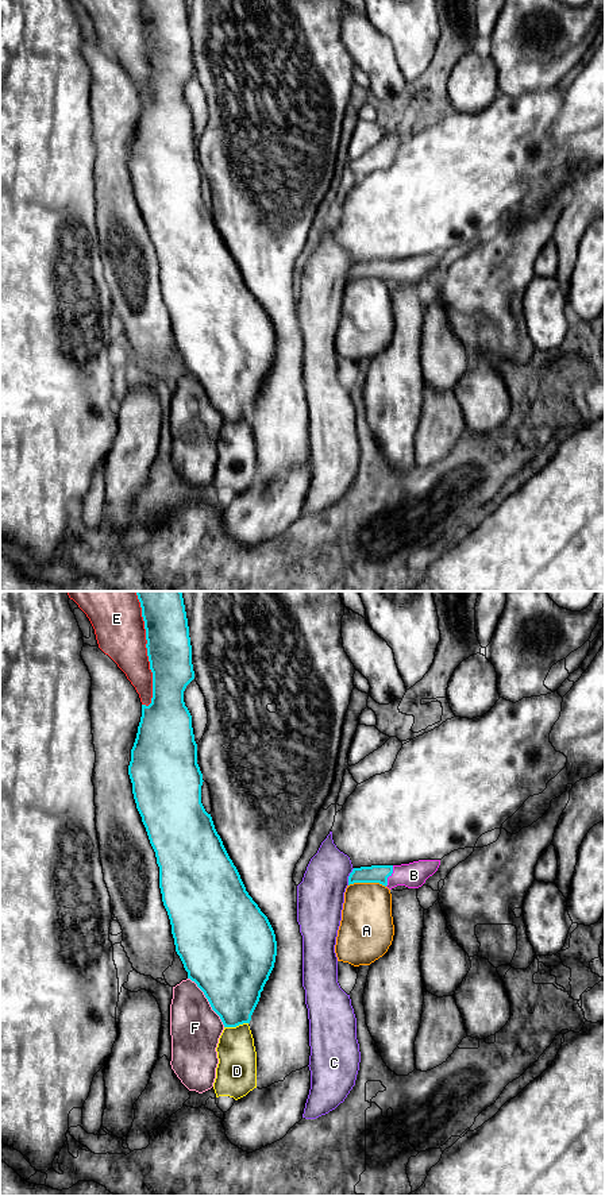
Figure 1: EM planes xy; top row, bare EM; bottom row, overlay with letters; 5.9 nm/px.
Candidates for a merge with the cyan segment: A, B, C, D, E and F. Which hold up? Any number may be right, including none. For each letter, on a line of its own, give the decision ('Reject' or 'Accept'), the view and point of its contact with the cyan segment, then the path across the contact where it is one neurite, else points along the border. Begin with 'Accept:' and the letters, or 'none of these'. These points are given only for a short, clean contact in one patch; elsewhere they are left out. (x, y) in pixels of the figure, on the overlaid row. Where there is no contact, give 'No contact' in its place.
Accept: B
A: Reject. Touches cyan at xy (367, 882)
B: Accept. Touches cyan at xy (389, 875). Path across: xy (376, 874), (389, 875), (413, 875)
C: Reject. Touches cyan at xy (349, 876)
D: Reject. Touches cyan at xy (235, 1026)
E: Reject. Touches cyan at xy (147, 649)
F: Reject. Touches cyan at xy (208, 1000)

